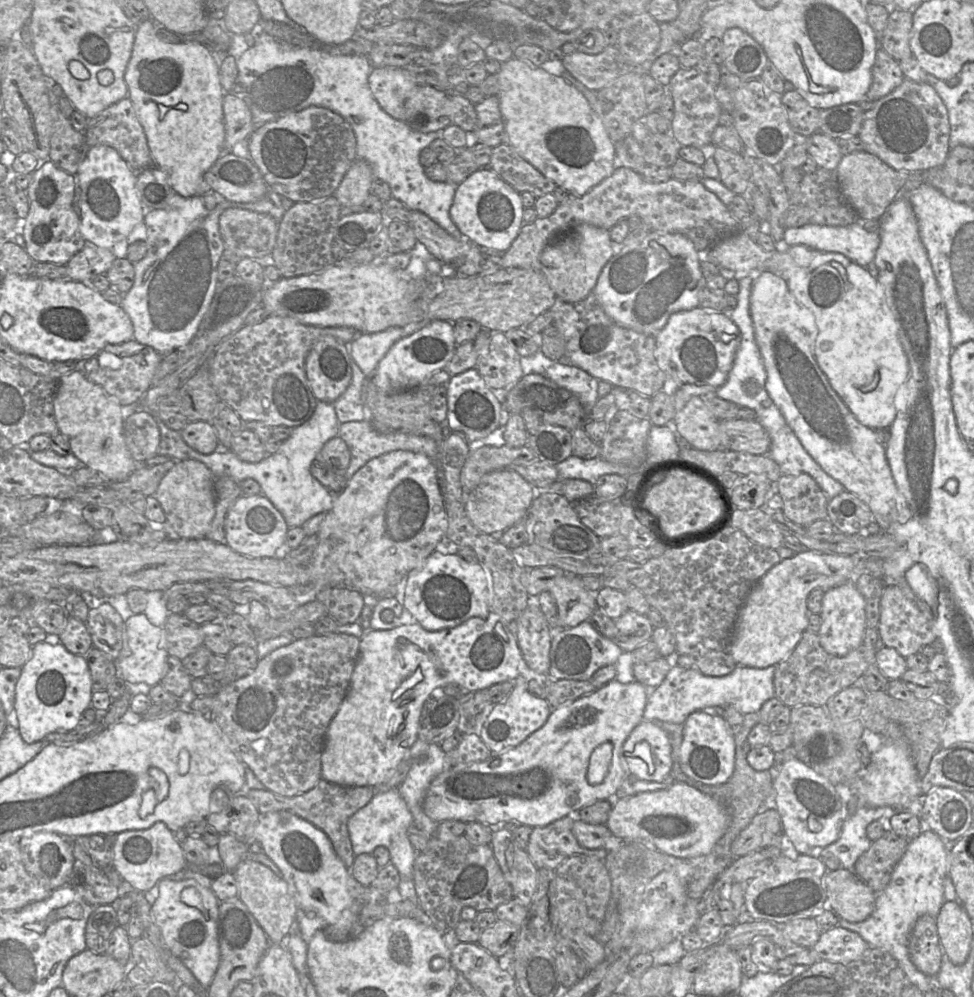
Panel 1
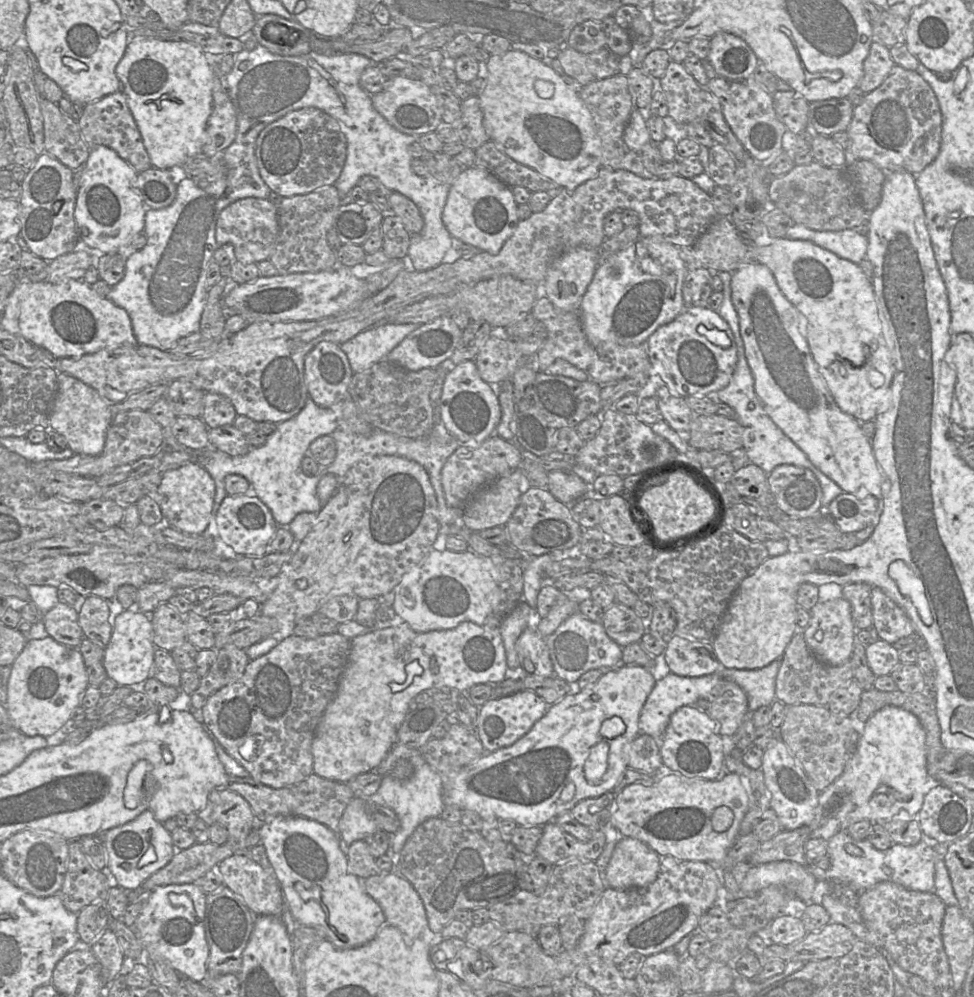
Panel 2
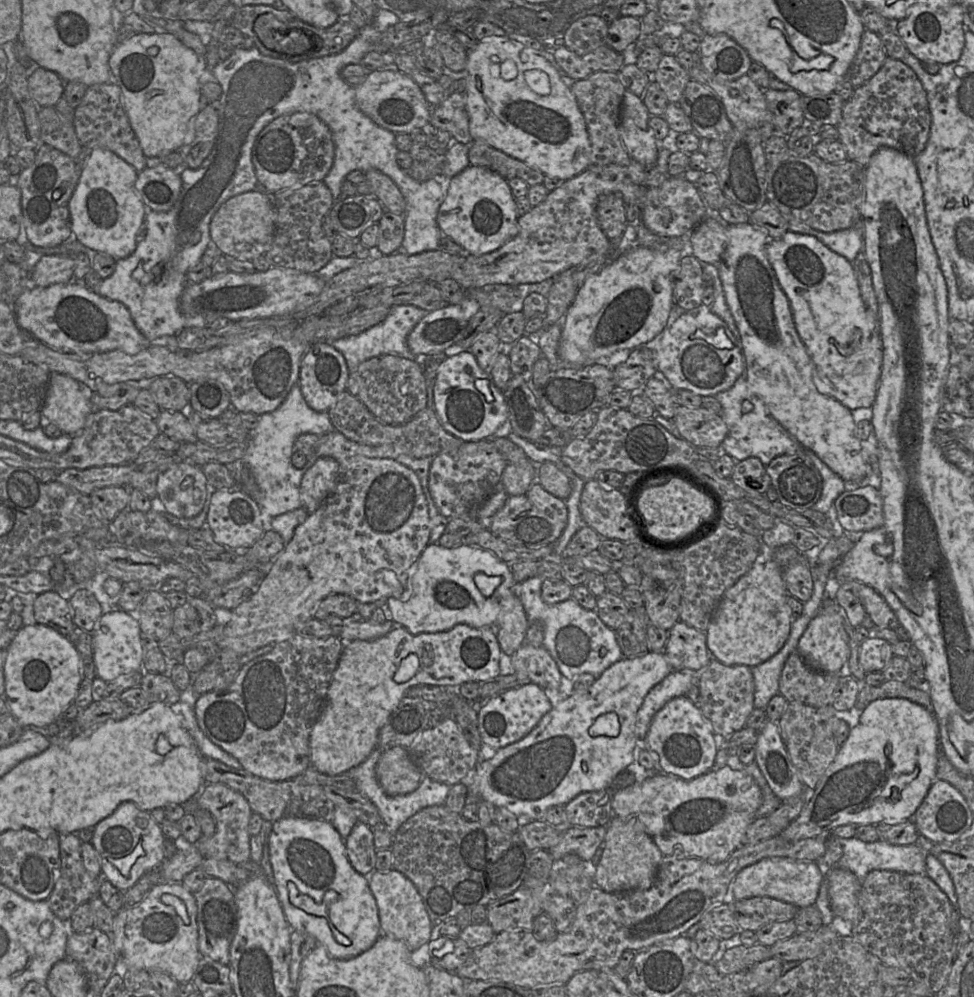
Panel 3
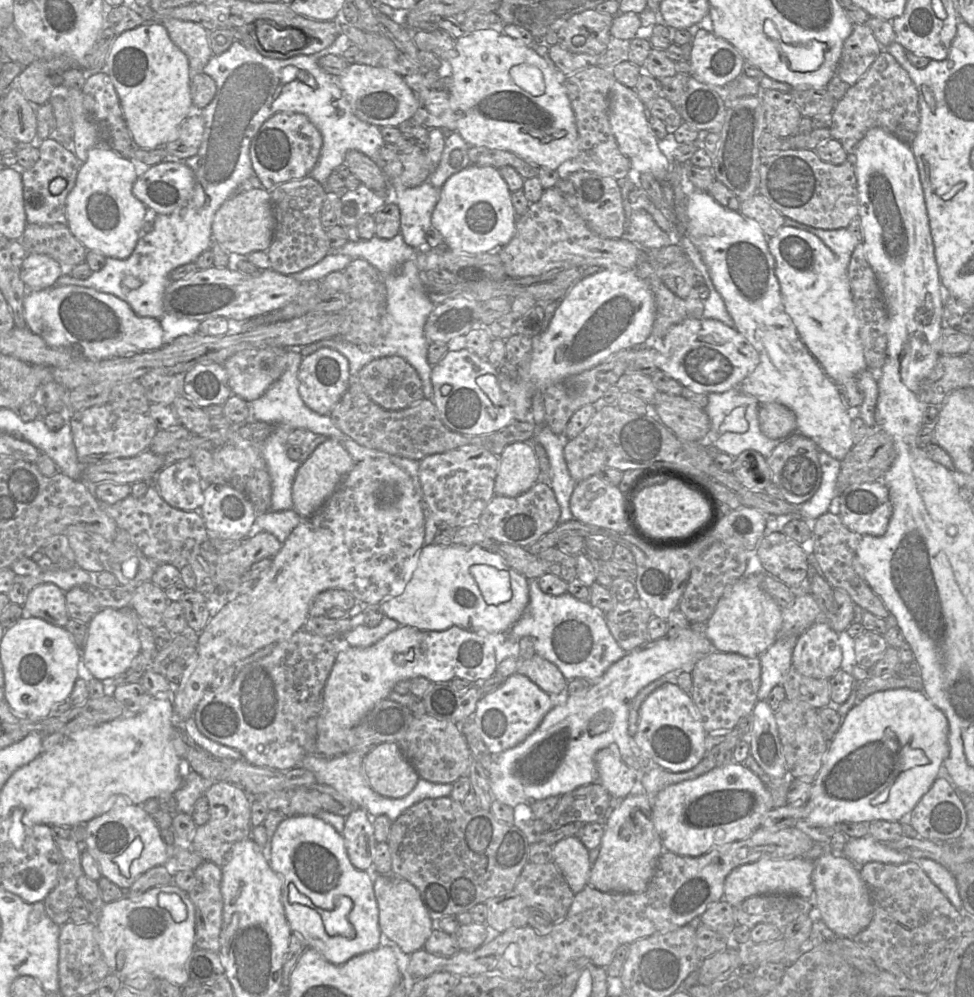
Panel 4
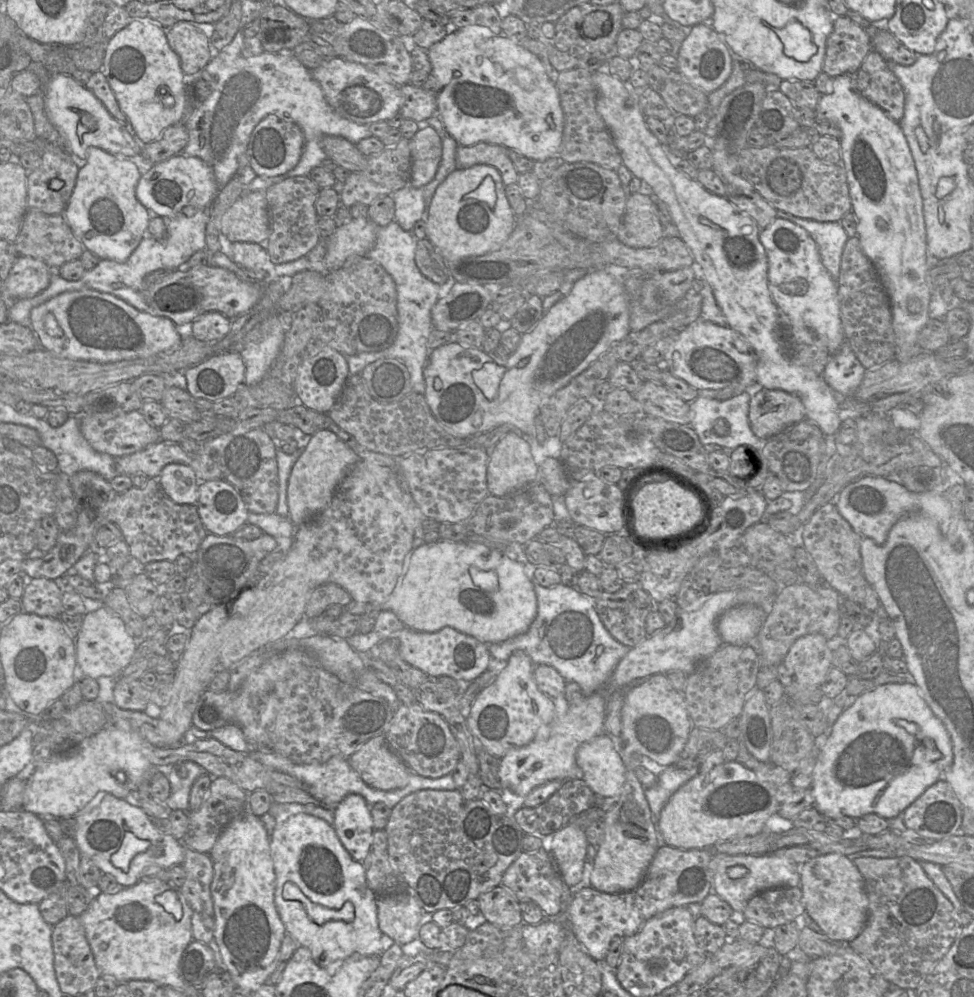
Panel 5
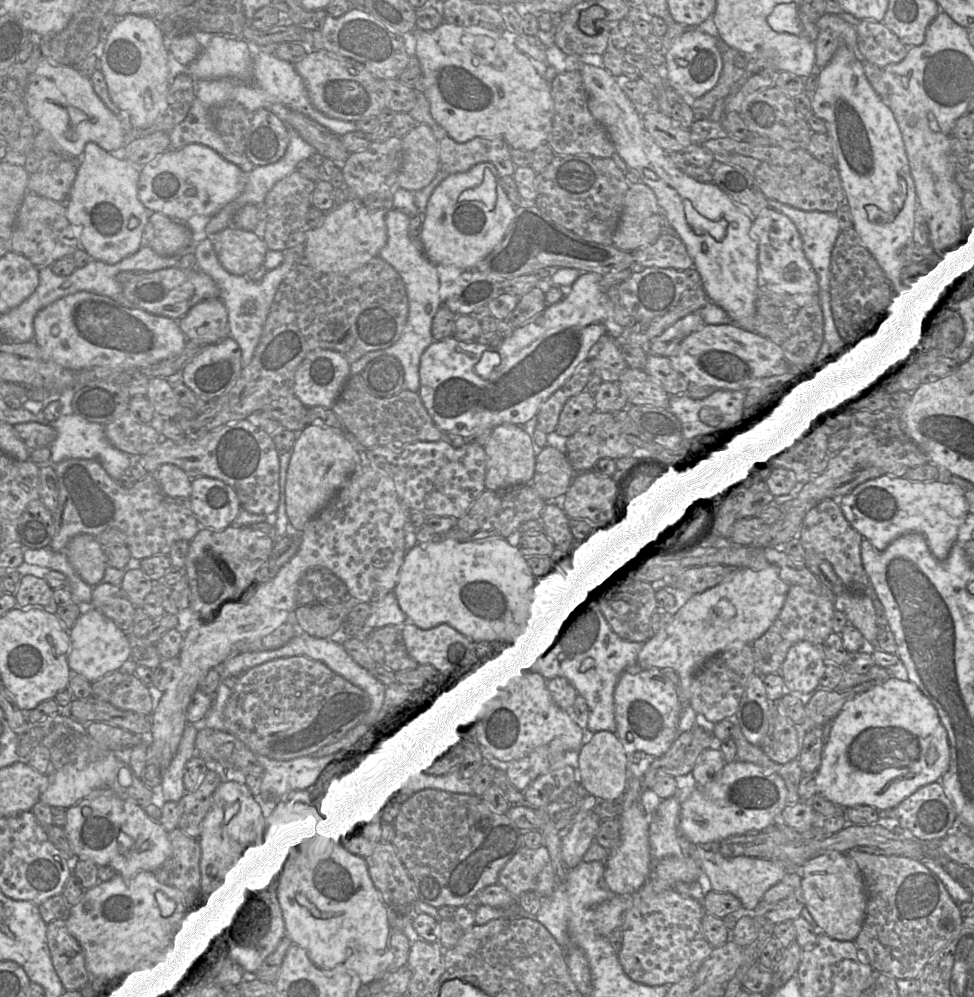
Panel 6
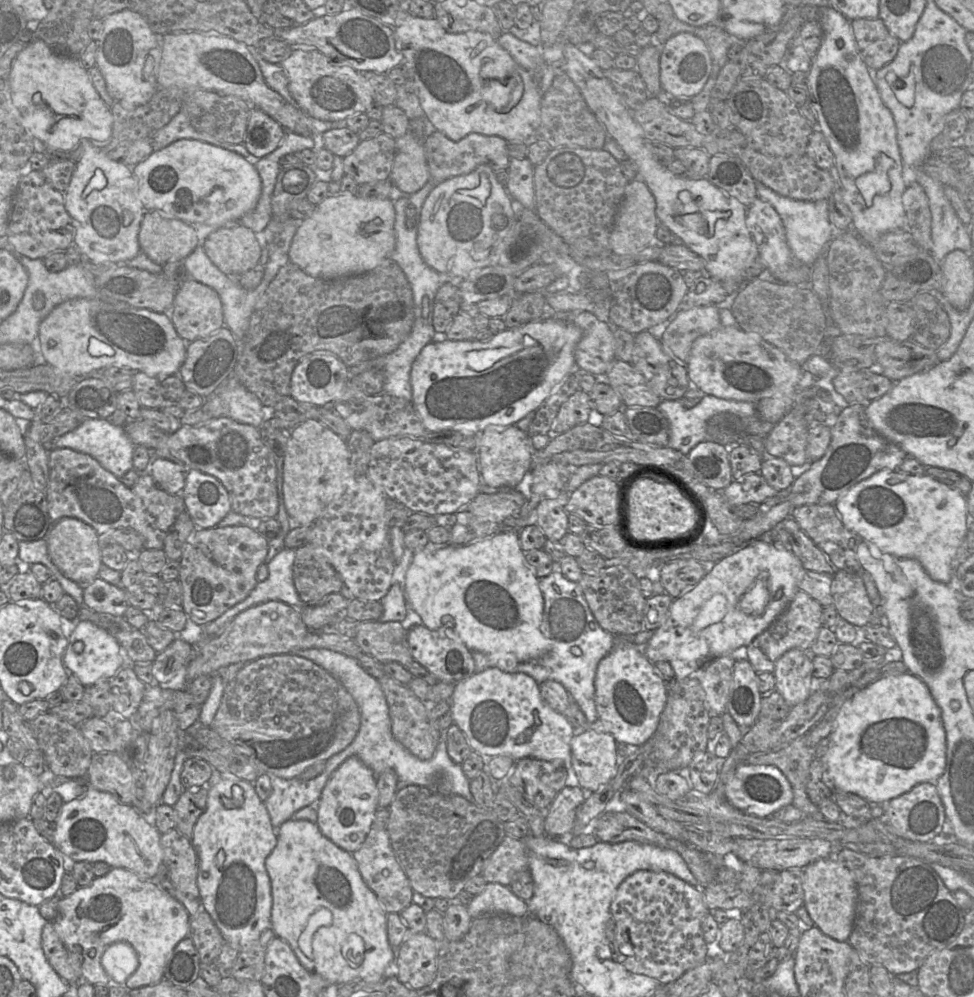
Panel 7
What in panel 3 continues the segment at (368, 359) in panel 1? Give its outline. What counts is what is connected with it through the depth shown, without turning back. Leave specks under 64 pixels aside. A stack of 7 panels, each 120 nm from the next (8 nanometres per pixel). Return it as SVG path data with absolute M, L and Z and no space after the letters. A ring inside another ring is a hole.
M396 305L390 308L387 317L379 324L366 331L329 342L344 356L350 373L355 372L364 361L381 355L399 355L406 359L416 360L416 356L407 345L407 338L413 328L429 312L412 305Z

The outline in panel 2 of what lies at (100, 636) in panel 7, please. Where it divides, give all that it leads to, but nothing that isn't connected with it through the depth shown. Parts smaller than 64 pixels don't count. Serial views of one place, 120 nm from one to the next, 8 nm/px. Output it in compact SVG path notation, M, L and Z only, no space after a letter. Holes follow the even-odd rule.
M126 610L112 619L112 635L104 648L103 665L118 686L144 683L152 674L155 645L152 622L139 610Z

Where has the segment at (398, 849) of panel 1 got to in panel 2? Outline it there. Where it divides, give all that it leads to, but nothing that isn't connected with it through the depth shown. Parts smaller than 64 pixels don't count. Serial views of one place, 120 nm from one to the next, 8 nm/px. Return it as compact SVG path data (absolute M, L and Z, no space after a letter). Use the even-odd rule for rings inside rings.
M354 798L346 807L340 822L339 834L345 848L358 840L365 840L370 844L371 837L379 831L367 812L368 798Z

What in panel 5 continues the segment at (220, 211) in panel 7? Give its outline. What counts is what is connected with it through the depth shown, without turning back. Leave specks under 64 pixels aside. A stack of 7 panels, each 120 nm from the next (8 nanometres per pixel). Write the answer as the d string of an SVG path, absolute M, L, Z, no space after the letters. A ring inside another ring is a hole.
M177 154L153 167L139 179L136 198L152 216L176 217L186 206L210 209L219 192L212 168L198 157Z

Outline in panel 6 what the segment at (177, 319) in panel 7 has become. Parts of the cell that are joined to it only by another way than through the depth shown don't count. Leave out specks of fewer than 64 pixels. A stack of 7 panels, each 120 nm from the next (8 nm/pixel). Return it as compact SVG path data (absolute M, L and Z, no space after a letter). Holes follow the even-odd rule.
M220 298L197 303L177 321L186 340L213 344L229 336L228 310Z

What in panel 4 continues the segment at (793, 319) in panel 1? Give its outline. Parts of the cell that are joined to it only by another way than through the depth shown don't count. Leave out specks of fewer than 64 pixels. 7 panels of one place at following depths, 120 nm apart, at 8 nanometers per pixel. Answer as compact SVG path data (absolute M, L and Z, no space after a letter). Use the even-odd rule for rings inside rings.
M694 190L688 196L687 215L688 237L701 254L712 283L735 323L735 329L750 342L759 356L758 365L737 388L740 392L755 397L760 404L775 402L791 409L796 416L797 432L812 439L819 450L841 462L854 446L852 419L847 413L848 407L843 402L839 388L806 348L784 309L775 274L775 259L768 249L768 237L754 219L723 207L705 191Z

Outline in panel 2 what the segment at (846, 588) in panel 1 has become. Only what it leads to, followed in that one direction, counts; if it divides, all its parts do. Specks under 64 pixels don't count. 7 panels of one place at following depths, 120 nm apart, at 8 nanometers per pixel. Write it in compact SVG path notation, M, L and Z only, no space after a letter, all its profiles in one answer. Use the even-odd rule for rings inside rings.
M842 598L817 603L811 610L811 618L804 629L804 639L812 653L822 662L838 666L850 660L853 651L854 639L857 634L854 625L851 605Z

